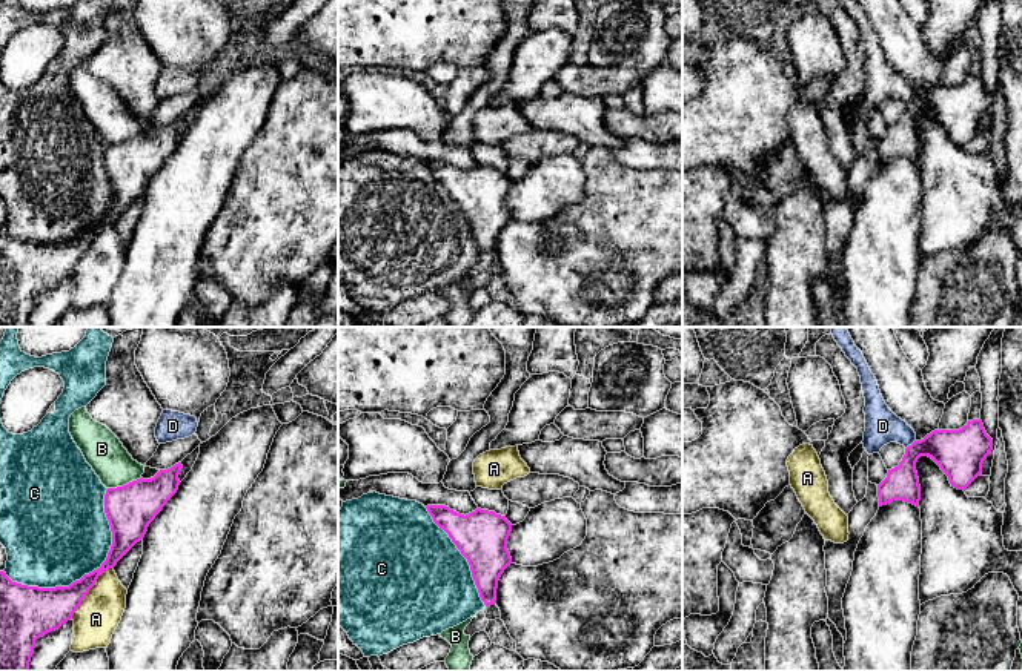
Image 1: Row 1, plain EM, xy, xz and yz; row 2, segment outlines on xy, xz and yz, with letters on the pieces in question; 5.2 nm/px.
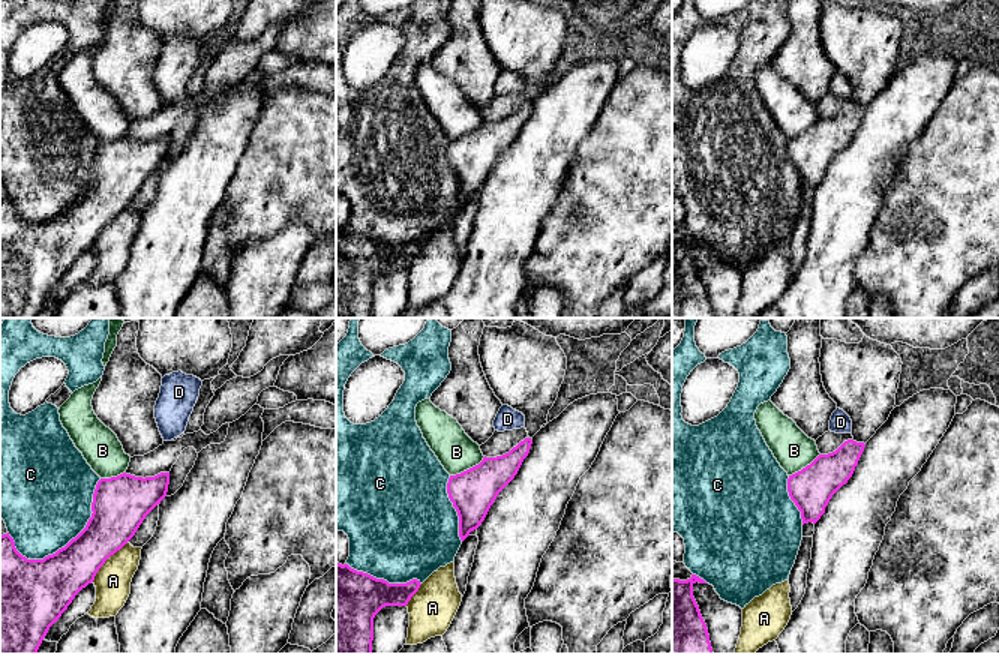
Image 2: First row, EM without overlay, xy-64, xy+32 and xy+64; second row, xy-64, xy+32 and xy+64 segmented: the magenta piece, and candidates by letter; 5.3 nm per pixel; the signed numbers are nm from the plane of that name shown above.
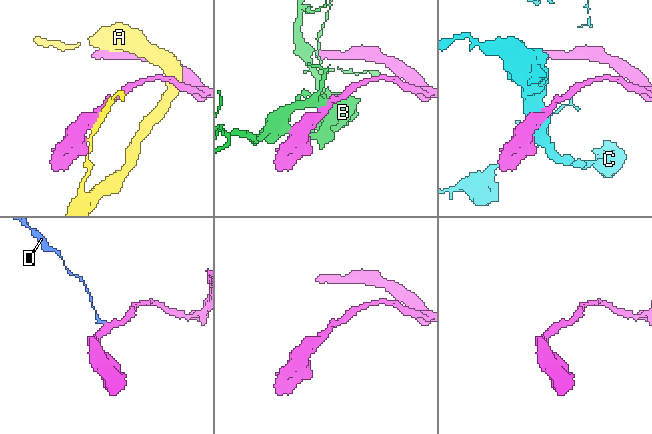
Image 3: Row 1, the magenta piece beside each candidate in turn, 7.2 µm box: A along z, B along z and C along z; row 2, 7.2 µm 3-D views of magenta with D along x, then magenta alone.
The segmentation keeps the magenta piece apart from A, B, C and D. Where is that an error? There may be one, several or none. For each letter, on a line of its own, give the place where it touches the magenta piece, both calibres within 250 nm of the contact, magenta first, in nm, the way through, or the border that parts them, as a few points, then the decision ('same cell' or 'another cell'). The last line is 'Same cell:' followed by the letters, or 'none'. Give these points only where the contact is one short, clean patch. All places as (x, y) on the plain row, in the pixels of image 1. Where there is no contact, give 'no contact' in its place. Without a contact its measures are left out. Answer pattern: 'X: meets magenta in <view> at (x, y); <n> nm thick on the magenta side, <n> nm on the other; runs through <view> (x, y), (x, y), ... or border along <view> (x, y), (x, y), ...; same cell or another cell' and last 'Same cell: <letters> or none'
A: meets magenta in xy at (89, 244); 220 nm thick on the magenta side, 220 nm on the other; another cell
B: meets magenta in xy at (123, 142); 260 nm thick on the magenta side, 200 nm on the other; another cell
C: meets magenta in xy at (92, 228); 180 nm thick on the magenta side, 480 nm on the other; another cell
D: meets magenta in yz at (912, 100); 240 nm thick on the magenta side, 180 nm on the other; border along yz (915, 95), (905, 105); another cell
Same cell: none

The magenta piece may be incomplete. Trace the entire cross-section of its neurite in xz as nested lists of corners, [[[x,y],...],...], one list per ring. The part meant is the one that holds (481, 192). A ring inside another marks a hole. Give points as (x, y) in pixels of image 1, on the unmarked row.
[[[427,161],[426,164],[433,178],[449,190],[467,215],[484,261],[495,261],[498,236],[512,220],[507,206],[512,180],[506,172],[481,164],[466,172],[446,161]]]

